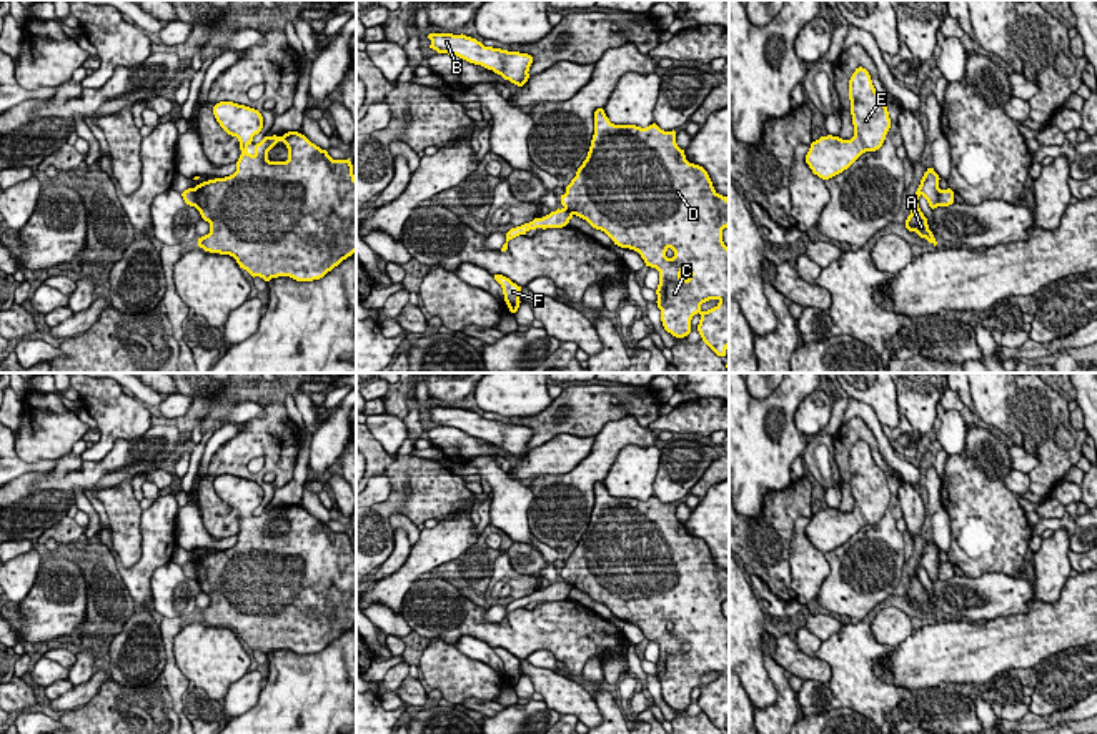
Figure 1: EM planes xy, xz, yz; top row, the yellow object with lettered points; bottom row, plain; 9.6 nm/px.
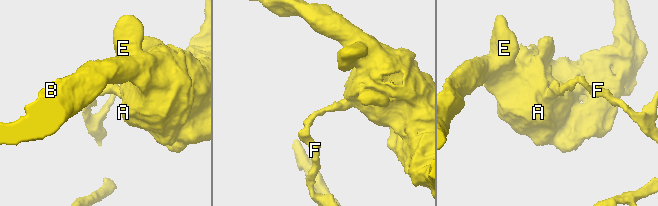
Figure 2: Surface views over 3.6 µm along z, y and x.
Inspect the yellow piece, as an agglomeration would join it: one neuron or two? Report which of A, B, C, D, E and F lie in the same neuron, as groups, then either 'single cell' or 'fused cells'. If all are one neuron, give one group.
A B C D E / F; fused cells

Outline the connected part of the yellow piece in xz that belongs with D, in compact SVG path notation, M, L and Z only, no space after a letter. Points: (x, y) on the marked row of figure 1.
M598 108L588 156L561 195L561 205L604 231L614 245L638 251L646 266L659 271L656 303L668 333L687 336L691 320L699 313L697 331L702 341L717 356L726 356L729 248L722 241L722 230L729 226L729 198L714 190L702 166L686 160L674 130L664 131L656 123L646 128L614 125Z

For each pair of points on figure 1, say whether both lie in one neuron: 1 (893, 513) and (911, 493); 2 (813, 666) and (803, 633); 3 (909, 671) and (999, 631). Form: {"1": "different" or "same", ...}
{"1": "different", "2": "different", "3": "same"}

